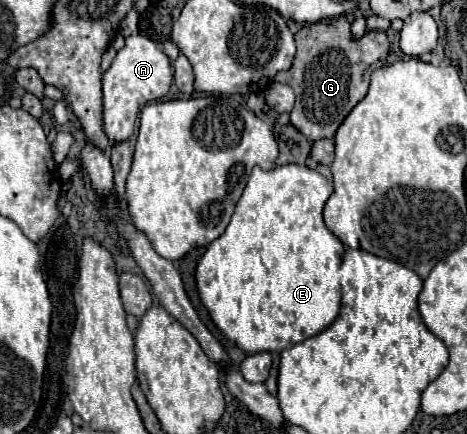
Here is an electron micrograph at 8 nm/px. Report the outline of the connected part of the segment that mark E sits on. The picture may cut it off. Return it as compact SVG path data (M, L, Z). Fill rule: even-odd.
M287 163L287 165L281 165L281 167L269 169L269 171L263 171L261 167L255 165L253 171L251 171L251 175L249 175L249 181L247 181L247 187L245 187L243 195L241 195L241 199L235 205L235 213L233 213L233 217L231 217L225 233L207 247L205 255L197 263L195 279L197 279L197 289L199 289L199 295L201 295L203 305L207 307L213 323L225 333L225 337L231 339L245 353L257 353L257 351L269 351L269 353L275 353L277 351L277 353L281 353L283 349L289 349L295 343L301 343L307 337L313 337L313 335L321 333L337 317L337 311L341 309L341 295L339 295L339 287L337 287L335 275L337 275L337 269L341 265L341 257L343 257L345 247L343 247L343 243L323 223L321 211L323 211L325 201L331 197L331 193L333 193L333 185L321 173L317 173L315 169L309 169L307 165Z

